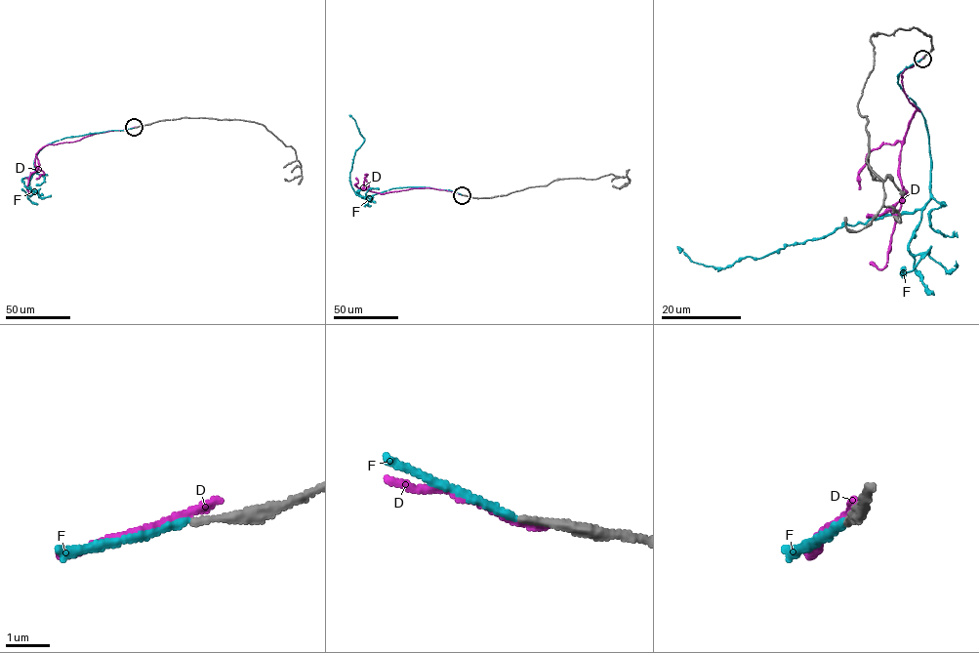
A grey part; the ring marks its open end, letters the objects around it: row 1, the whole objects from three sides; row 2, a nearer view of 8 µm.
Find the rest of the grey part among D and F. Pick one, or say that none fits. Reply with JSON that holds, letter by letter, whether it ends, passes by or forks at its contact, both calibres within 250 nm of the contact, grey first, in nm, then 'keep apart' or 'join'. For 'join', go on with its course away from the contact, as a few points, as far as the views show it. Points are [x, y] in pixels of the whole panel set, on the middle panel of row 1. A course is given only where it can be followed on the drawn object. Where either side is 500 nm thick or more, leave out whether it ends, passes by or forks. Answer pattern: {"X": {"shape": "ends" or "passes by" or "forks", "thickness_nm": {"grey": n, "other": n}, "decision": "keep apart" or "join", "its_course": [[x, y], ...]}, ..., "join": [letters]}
{"D": {"shape": "ends", "thickness_nm": {"grey": 200, "other": 220}, "decision": "keep apart"}, "F": {"shape": "ends", "thickness_nm": {"grey": 180, "other": 150}, "decision": "join", "its_course": [[462, 195], [449, 189], [410, 186], [362, 197], [352, 187], [349, 173], [354, 152], [364, 138], [349, 115]]}, "join": ["F"]}

